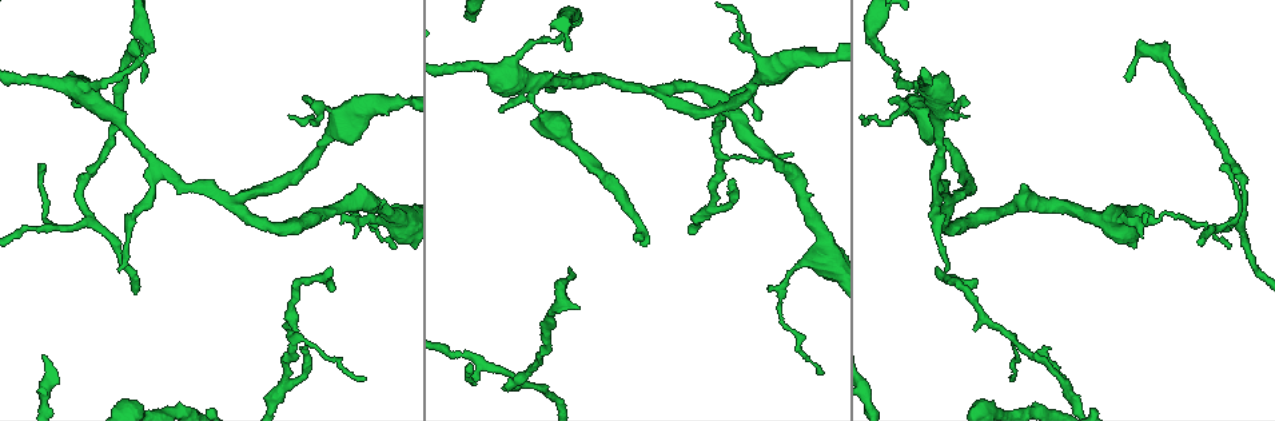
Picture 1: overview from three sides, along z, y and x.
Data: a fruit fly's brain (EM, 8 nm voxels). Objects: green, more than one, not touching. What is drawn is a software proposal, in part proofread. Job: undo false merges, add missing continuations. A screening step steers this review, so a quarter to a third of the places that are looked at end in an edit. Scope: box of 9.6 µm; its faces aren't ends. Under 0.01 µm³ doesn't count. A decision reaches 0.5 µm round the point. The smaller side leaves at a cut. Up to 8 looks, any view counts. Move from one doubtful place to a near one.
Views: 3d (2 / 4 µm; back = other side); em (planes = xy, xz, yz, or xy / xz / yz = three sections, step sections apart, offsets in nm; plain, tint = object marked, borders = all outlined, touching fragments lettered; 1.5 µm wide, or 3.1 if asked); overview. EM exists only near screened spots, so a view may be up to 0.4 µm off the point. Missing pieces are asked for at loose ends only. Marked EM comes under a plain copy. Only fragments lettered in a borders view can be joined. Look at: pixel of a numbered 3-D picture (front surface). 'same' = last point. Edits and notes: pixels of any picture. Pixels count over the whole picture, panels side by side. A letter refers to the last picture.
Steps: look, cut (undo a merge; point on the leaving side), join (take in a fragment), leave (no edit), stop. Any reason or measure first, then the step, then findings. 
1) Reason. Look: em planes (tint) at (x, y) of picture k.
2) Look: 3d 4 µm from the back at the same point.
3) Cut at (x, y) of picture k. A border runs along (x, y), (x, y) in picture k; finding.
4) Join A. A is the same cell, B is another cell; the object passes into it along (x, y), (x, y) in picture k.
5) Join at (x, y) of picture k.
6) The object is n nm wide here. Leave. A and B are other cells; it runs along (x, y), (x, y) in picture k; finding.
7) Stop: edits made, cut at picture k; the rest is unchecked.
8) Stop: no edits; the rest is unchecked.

Free end. Look: 3d 2 µm from the back at (1128, 79) of picture 1.

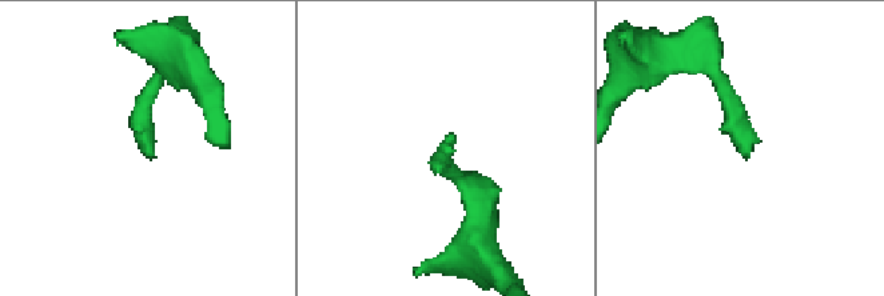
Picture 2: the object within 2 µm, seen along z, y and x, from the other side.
Look: em planes (borders) at (449, 145) of picture 2.

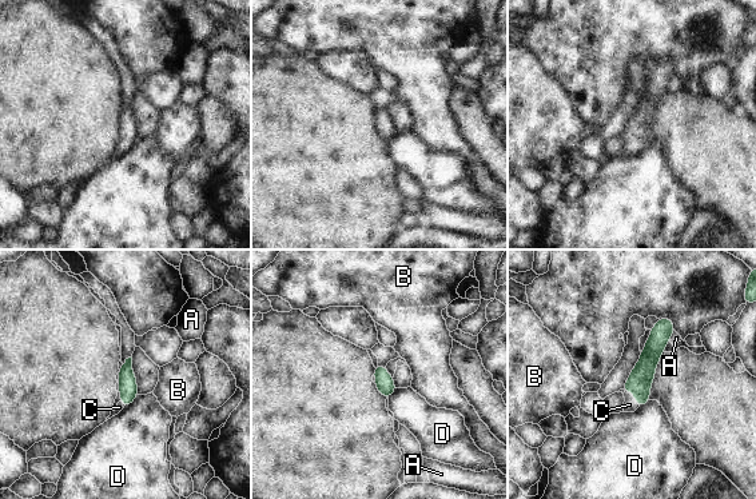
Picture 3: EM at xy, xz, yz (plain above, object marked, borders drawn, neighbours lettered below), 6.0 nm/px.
The object is 110 nm wide here; the longest contact is with D, 130 nm. Join C. C is the same cell, A, B and D are other cells; the cell continues.

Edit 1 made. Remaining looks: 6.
Redraw. Look: overview.

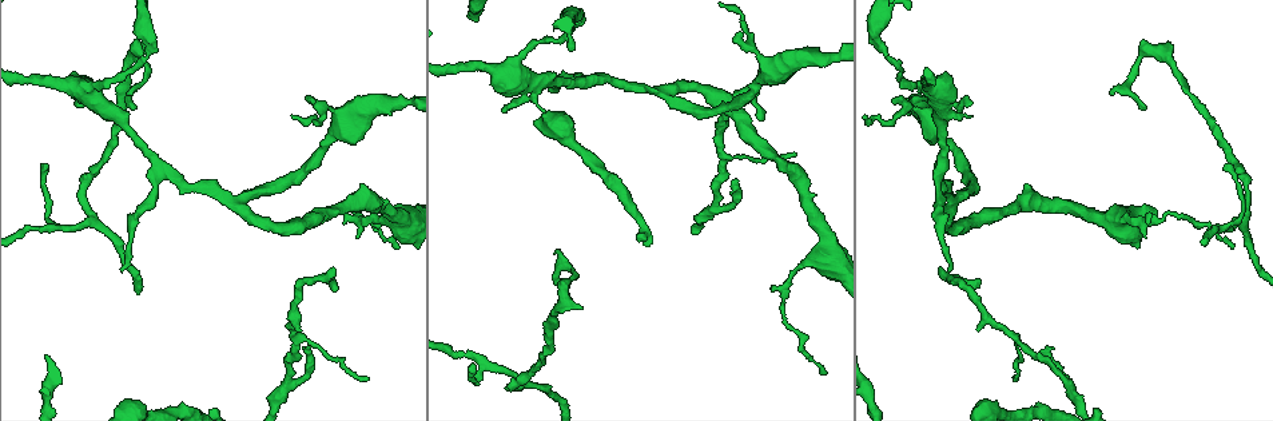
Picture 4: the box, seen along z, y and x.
Thick turns thin. Look: 3d 4 µm at (885, 50) of picture 4.

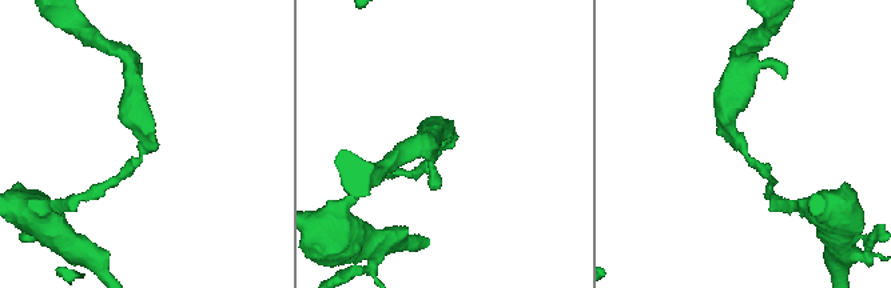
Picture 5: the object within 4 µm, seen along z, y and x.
Shape alone is not enough. Look: em xz step 4 (tint) at (143, 150) of picture 5.

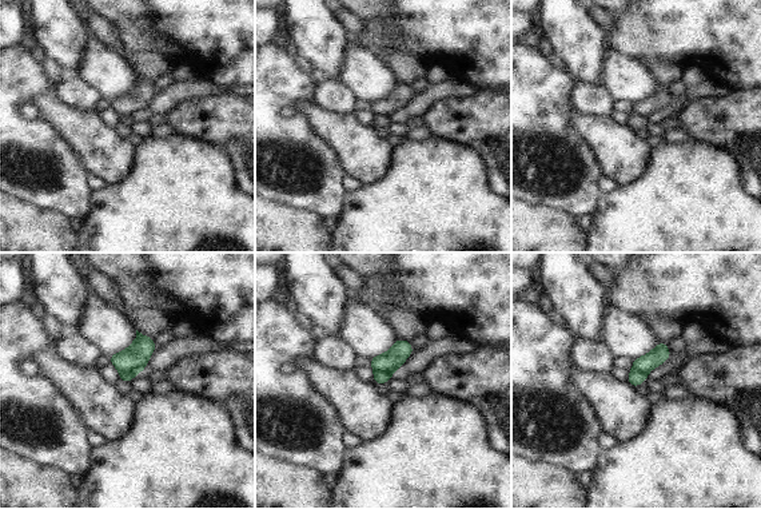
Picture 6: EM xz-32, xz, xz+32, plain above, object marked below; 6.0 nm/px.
Another direction. Look: em planes (borders) at the same point.

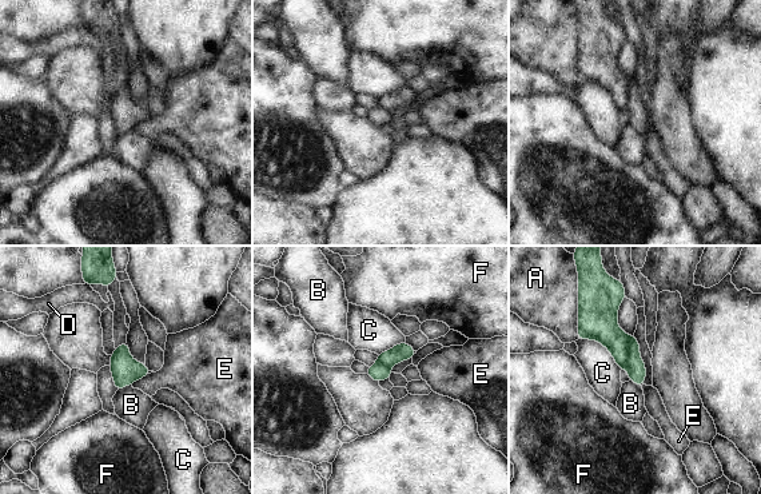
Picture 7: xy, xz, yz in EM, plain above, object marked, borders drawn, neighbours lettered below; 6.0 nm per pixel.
Cut at (600, 322) of picture 7. A, B, C, D, E and F are other cells; a border runs along (629, 337), (629, 362), (625, 367) in picture 7; a second cell is stuck on.

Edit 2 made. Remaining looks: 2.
Look: overview.

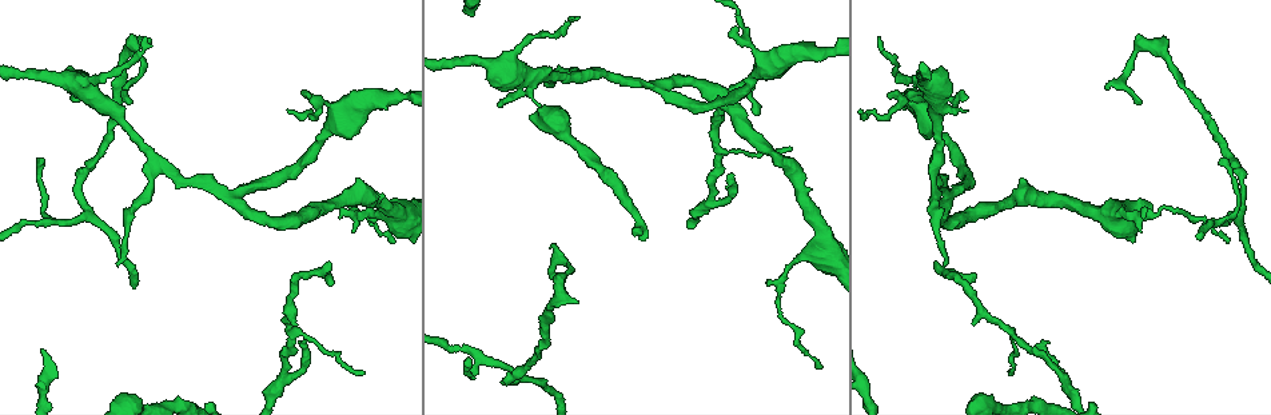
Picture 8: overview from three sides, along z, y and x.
Abrupt turn. Look: em planes (borders) at (712, 196) of picture 8.

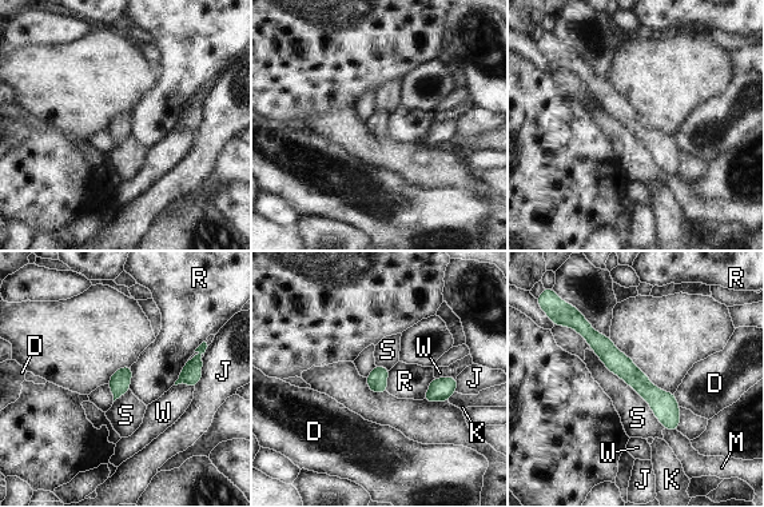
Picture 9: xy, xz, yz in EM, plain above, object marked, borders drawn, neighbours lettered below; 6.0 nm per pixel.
The object is 120 nm wide here. Leave. D, J, K, M, R, S and W are other cells; all the same cell.

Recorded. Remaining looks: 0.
Stop: edits made, join at picture 3, cut at picture 7; the rest is unchecked.

